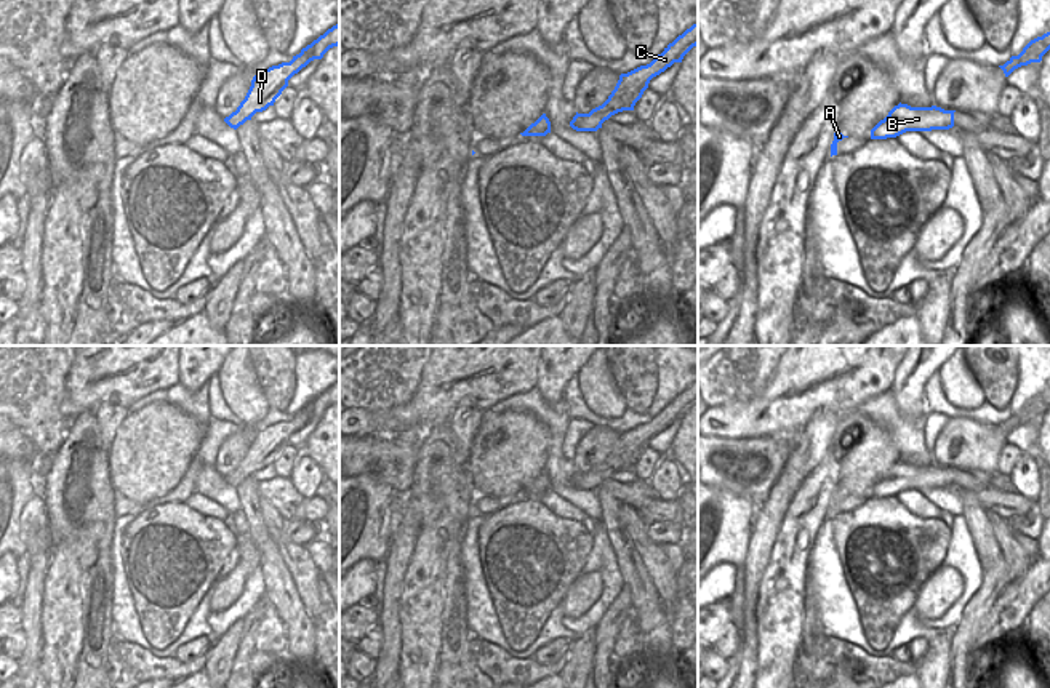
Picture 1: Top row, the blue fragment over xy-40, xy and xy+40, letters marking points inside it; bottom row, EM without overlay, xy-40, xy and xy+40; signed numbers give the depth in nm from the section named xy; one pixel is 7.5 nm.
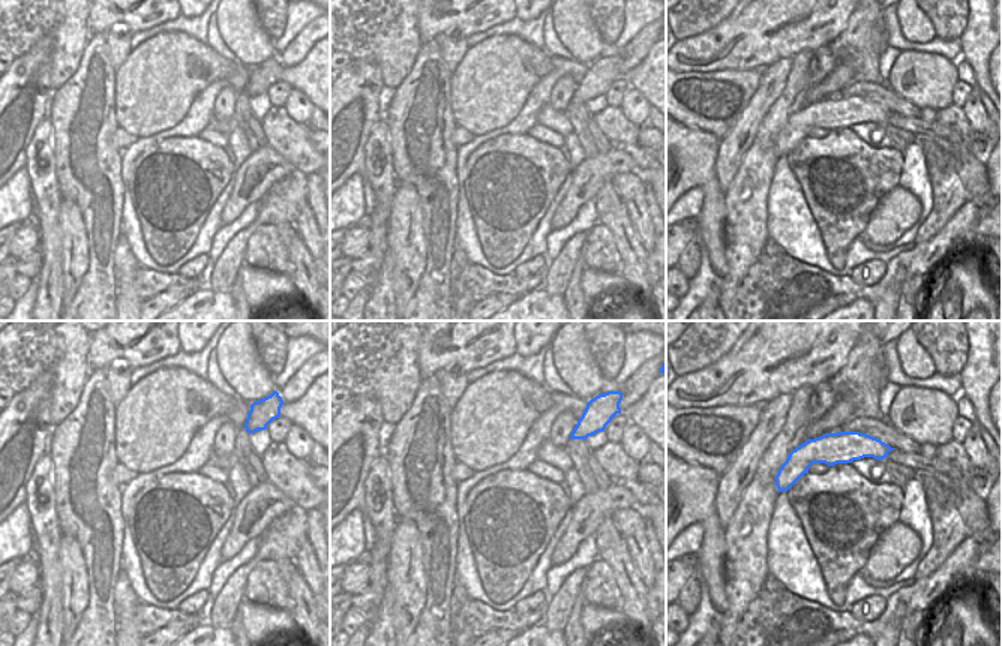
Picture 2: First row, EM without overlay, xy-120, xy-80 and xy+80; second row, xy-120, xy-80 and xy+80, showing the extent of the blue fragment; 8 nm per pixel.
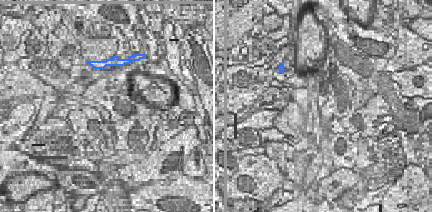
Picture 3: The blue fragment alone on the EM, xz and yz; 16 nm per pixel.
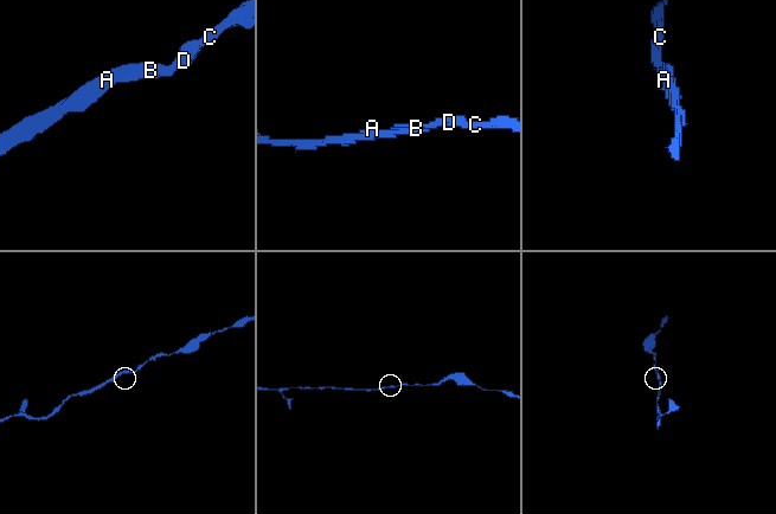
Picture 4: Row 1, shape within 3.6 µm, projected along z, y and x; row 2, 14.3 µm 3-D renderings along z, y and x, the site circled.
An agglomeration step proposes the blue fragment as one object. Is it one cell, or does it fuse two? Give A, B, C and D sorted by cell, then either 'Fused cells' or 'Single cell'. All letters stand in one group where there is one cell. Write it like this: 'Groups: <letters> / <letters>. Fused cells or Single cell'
Groups: A B C D. Single cell

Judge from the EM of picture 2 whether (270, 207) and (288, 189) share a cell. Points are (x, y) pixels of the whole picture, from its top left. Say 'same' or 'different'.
same

